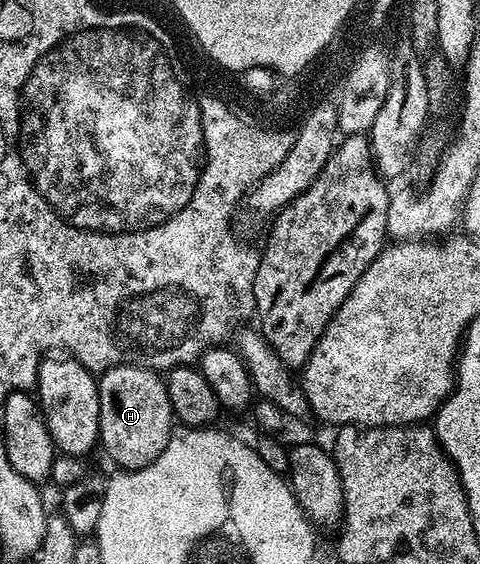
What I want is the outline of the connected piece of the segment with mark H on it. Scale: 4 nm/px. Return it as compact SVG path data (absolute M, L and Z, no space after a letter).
M119 363L99 376L100 388L100 438L99 446L117 463L117 468L126 471L137 471L150 465L166 449L174 430L174 416L168 384L151 367L141 367L138 363Z

